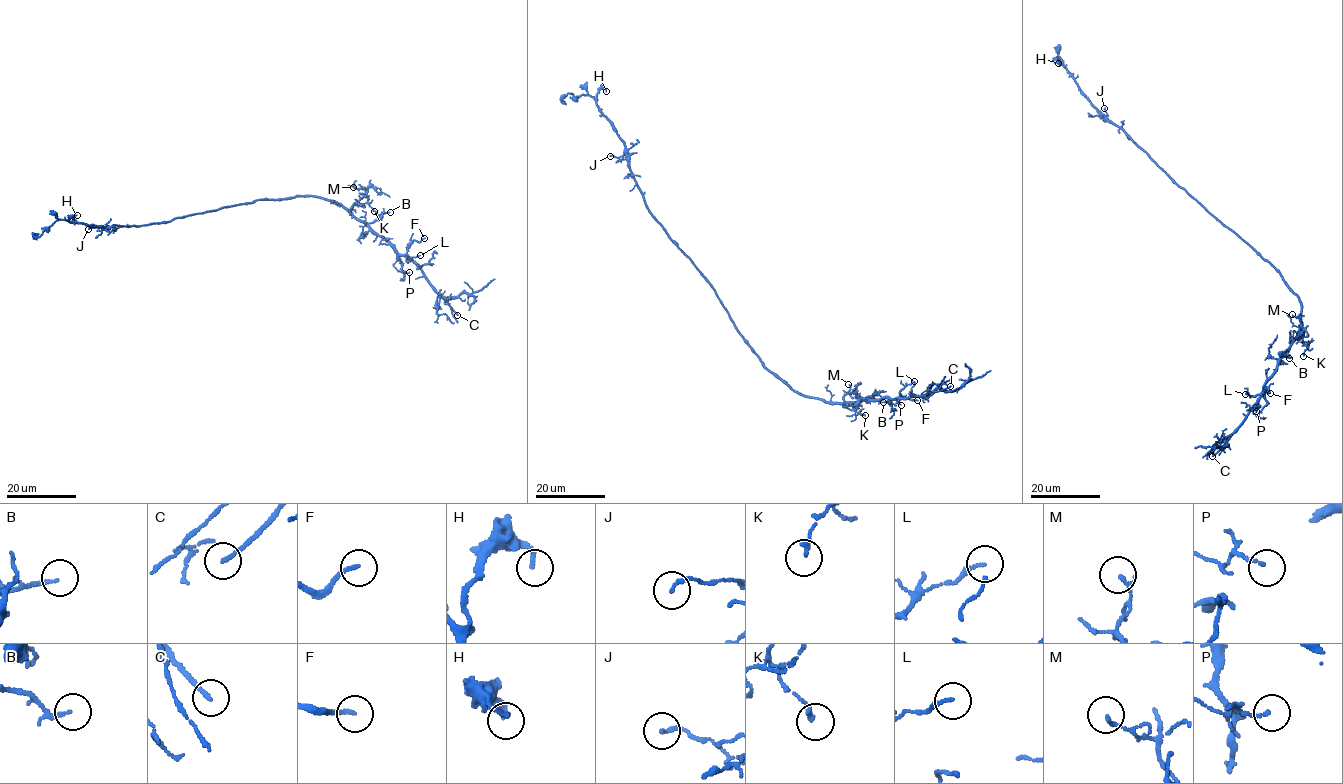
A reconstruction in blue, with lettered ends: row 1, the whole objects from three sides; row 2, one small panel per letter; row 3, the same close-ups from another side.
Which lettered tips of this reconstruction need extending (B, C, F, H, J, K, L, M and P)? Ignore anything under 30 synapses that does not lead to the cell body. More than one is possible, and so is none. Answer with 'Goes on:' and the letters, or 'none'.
Goes on: C

